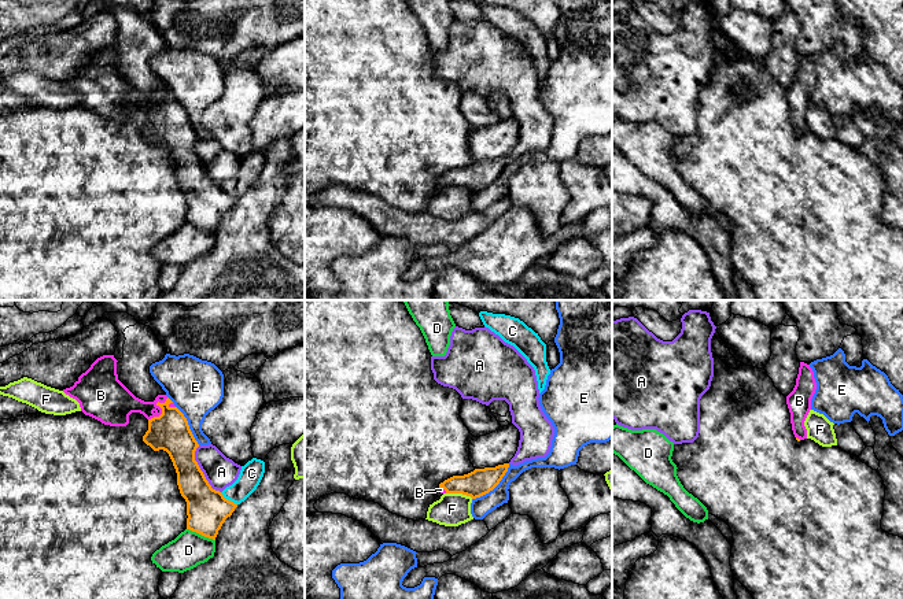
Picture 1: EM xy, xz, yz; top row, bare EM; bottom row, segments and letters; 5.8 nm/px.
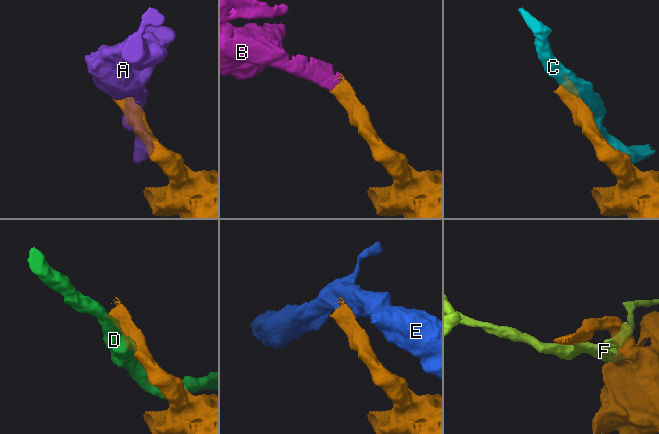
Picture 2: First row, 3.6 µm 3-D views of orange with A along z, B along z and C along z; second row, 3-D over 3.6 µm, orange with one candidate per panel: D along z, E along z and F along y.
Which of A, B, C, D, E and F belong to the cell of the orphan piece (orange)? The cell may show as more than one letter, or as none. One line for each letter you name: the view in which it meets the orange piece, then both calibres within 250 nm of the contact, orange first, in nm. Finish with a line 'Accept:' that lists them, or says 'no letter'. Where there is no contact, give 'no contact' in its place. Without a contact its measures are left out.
B: meets orange in xy; 220 nm thick on the orange side, 170 nm on the other
Accept: B

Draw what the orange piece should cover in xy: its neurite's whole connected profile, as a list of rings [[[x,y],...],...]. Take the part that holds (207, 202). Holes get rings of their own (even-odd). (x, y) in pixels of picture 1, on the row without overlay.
[[[114,48],[97,51],[91,60],[82,66],[73,80],[63,82],[66,88],[80,96],[81,104],[104,118],[126,119],[132,106],[140,106],[148,112],[148,123],[143,134],[154,144],[163,143],[169,147],[177,166],[177,178],[187,195],[187,222],[204,230],[215,233],[218,223],[228,210],[232,208],[236,196],[224,191],[220,184],[211,181],[195,154],[195,144],[199,140],[184,107],[166,88],[158,88],[154,95],[144,95],[136,90],[119,73],[117,67],[117,52]]]

